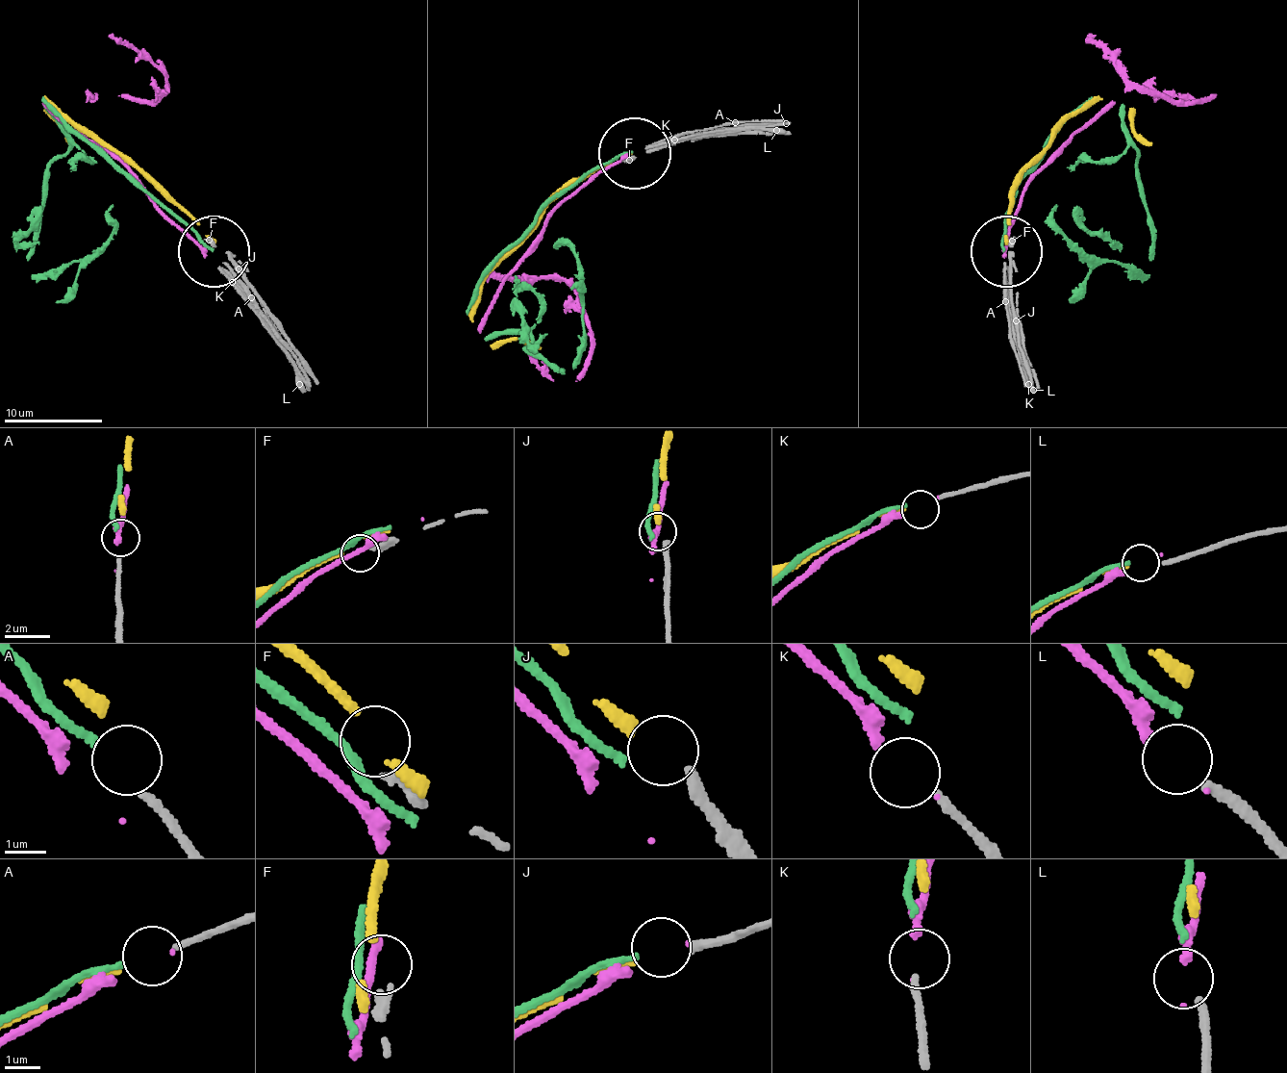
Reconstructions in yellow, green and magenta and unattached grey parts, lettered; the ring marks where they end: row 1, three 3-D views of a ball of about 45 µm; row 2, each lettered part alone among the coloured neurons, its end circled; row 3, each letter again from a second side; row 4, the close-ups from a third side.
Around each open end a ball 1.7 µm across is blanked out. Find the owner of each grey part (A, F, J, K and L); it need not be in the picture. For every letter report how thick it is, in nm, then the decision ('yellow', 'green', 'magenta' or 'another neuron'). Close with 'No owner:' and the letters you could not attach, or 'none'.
A: calibre 170 nm; green
F: calibre 280 nm; another neuron
J: calibre 280 nm; yellow
K: calibre 200 nm; magenta
L: calibre 240 nm; another neuron
No owner: F, L

